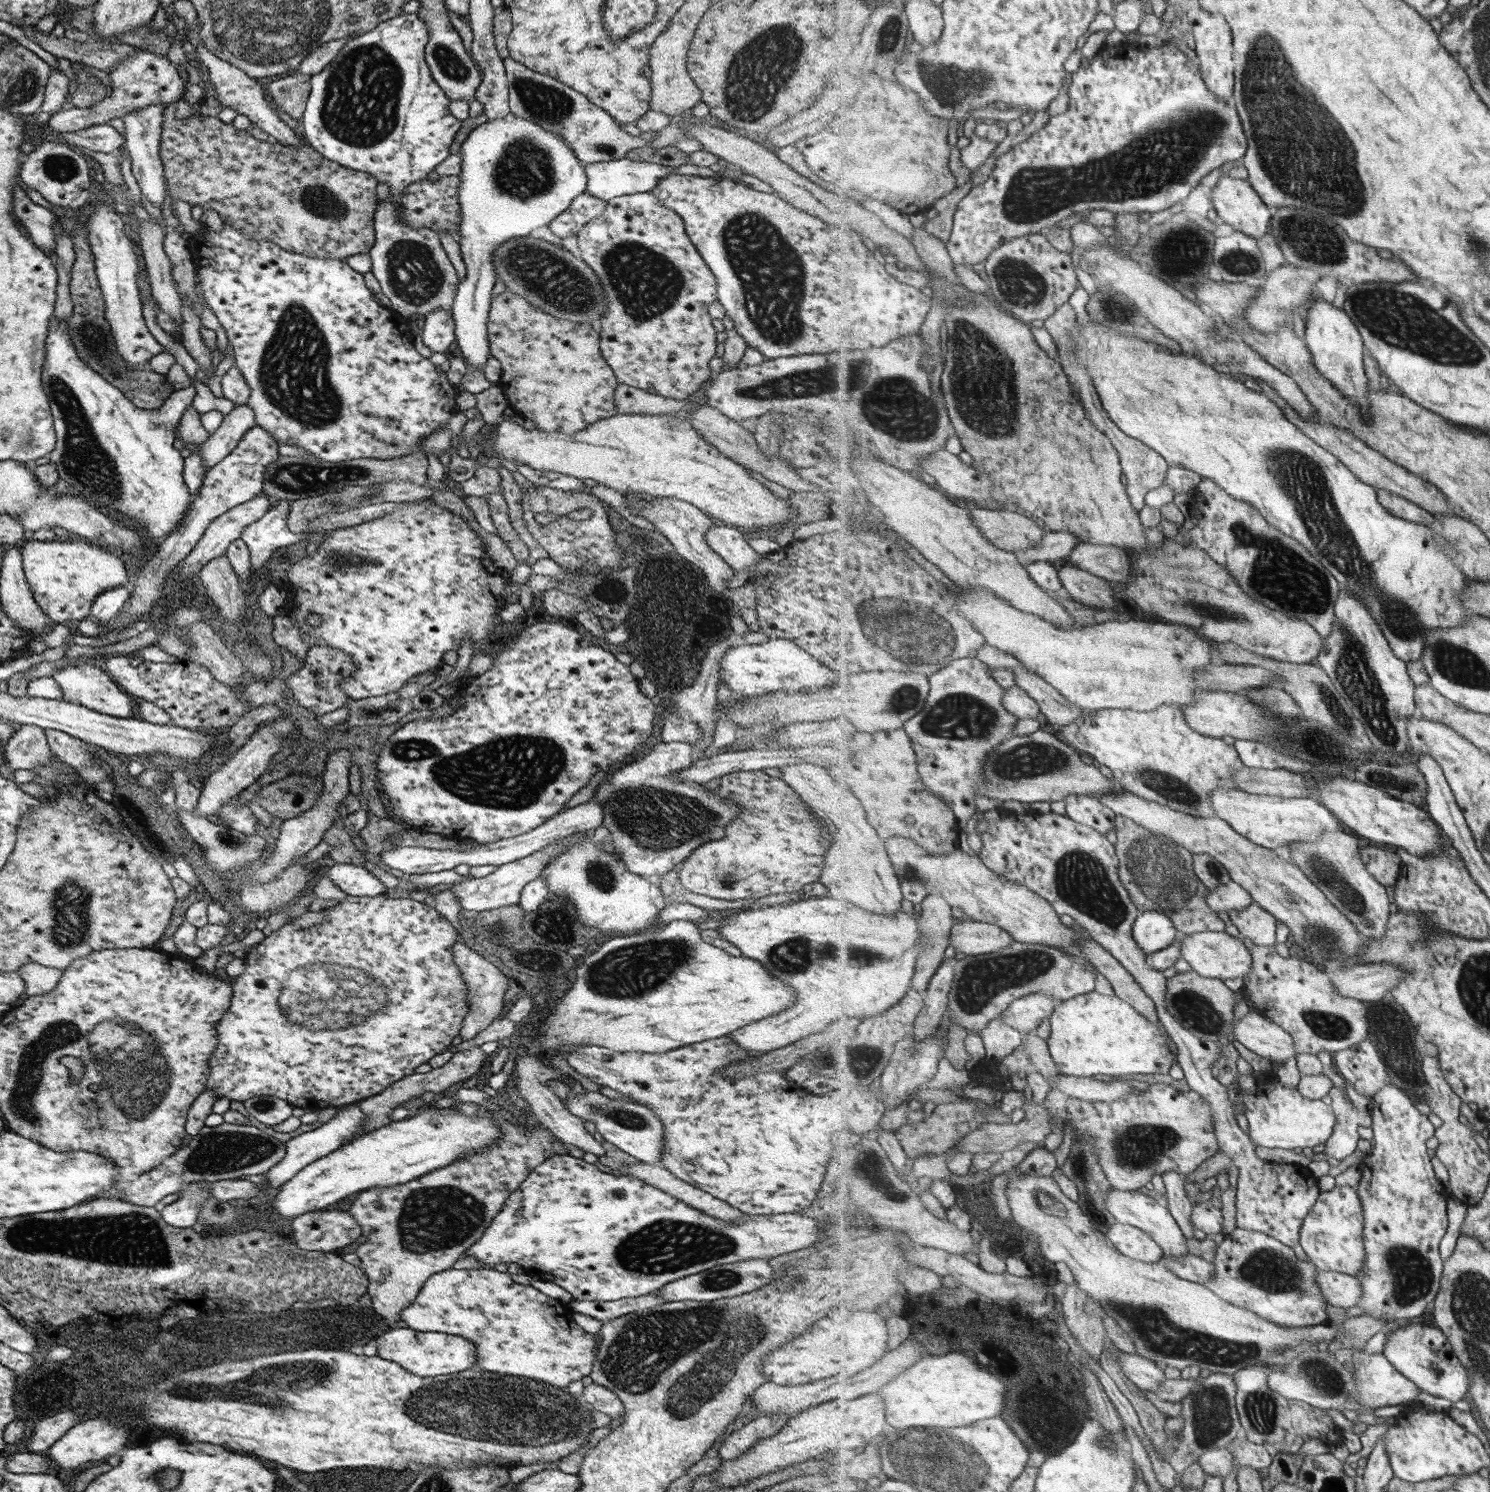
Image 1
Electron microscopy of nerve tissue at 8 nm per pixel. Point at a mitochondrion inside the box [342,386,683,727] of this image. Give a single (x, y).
(607, 589)

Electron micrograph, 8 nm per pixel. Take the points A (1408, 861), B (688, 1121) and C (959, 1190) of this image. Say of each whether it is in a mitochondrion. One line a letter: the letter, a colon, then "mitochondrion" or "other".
A: other
B: other
C: other

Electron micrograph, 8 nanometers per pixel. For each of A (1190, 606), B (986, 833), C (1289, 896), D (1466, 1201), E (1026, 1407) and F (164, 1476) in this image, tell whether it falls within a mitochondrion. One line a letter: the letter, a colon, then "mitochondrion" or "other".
A: mitochondrion
B: other
C: mitochondrion
D: other
E: other
F: mitochondrion

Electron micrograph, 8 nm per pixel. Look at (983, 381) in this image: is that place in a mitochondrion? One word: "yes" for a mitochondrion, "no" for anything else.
yes

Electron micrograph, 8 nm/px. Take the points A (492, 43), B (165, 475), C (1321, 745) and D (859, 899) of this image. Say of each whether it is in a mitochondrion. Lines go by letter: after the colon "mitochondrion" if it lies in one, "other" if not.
A: other
B: other
C: mitochondrion
D: other

